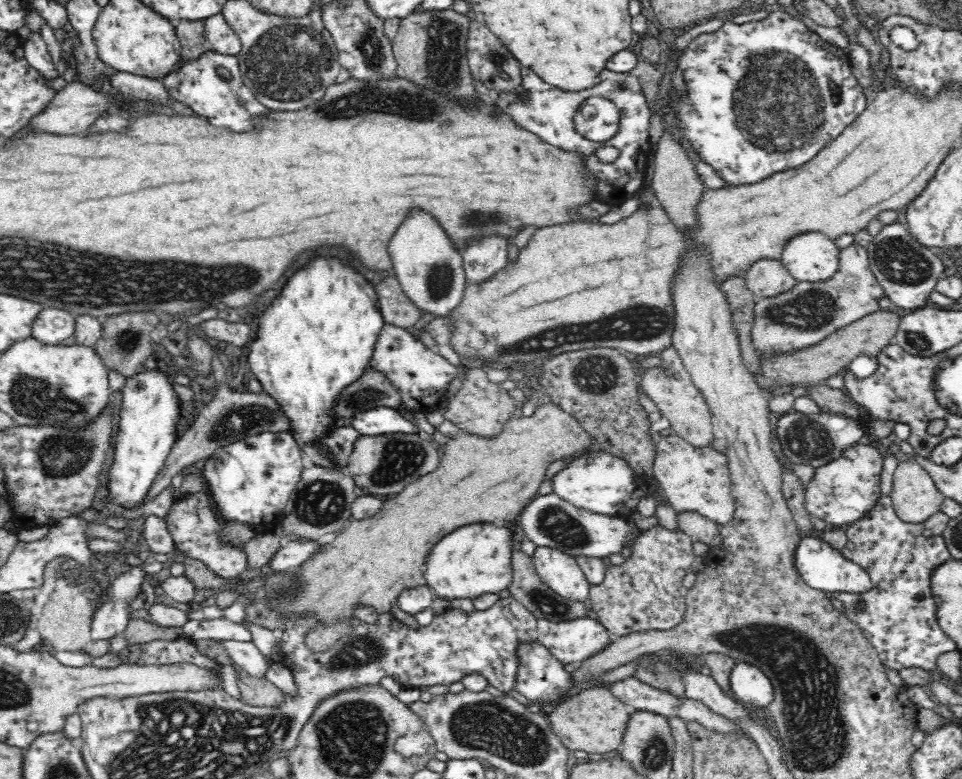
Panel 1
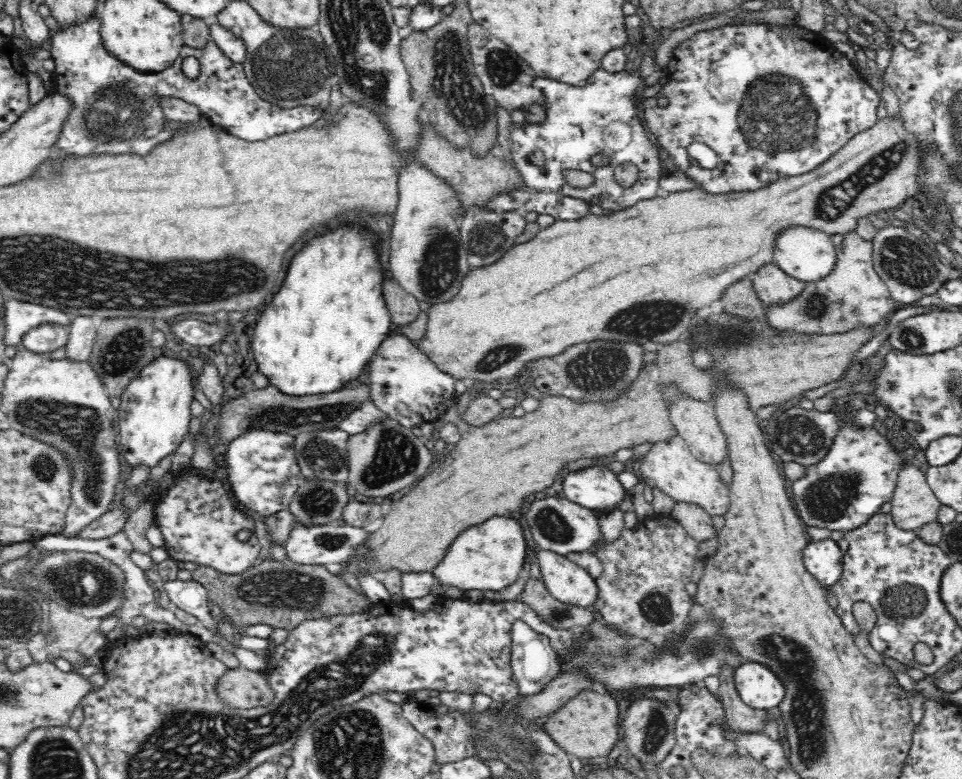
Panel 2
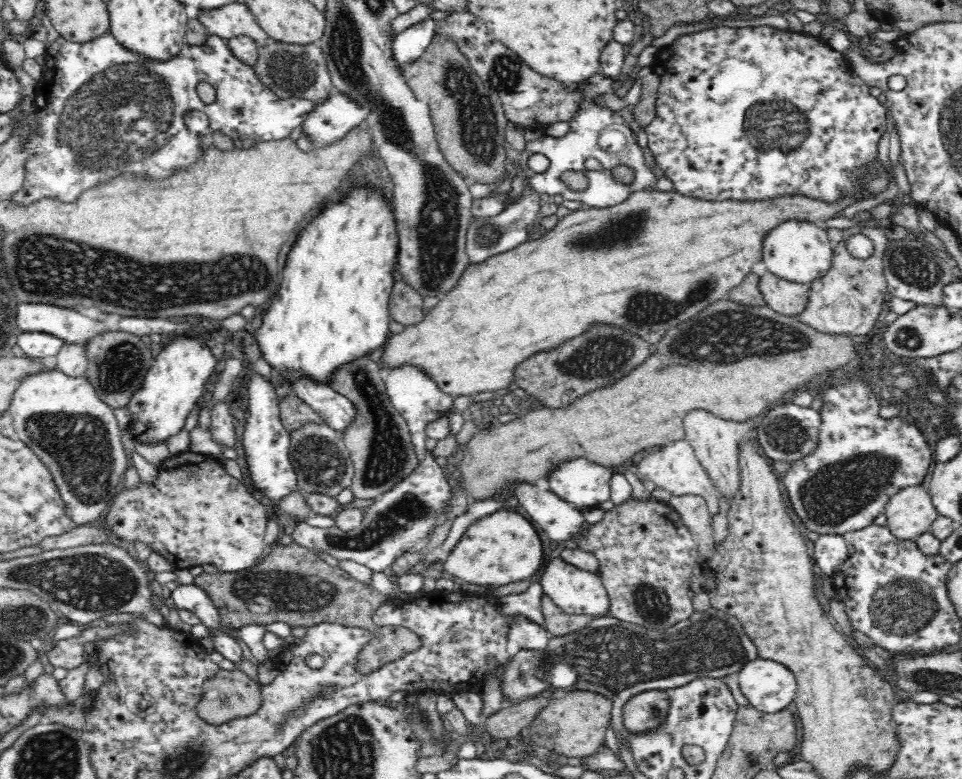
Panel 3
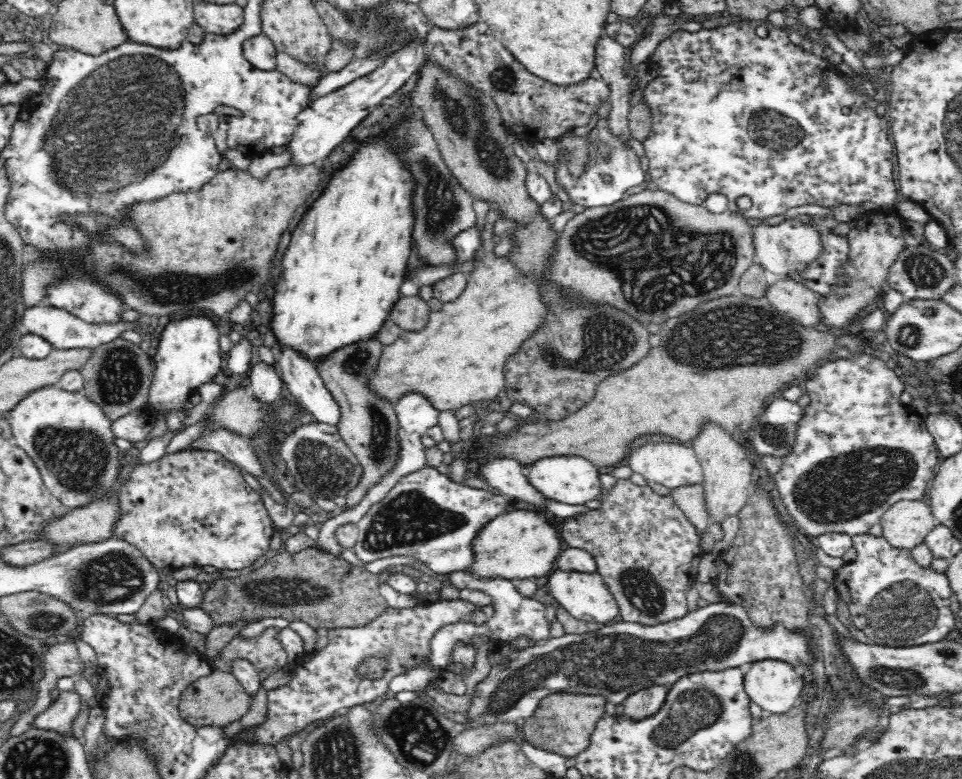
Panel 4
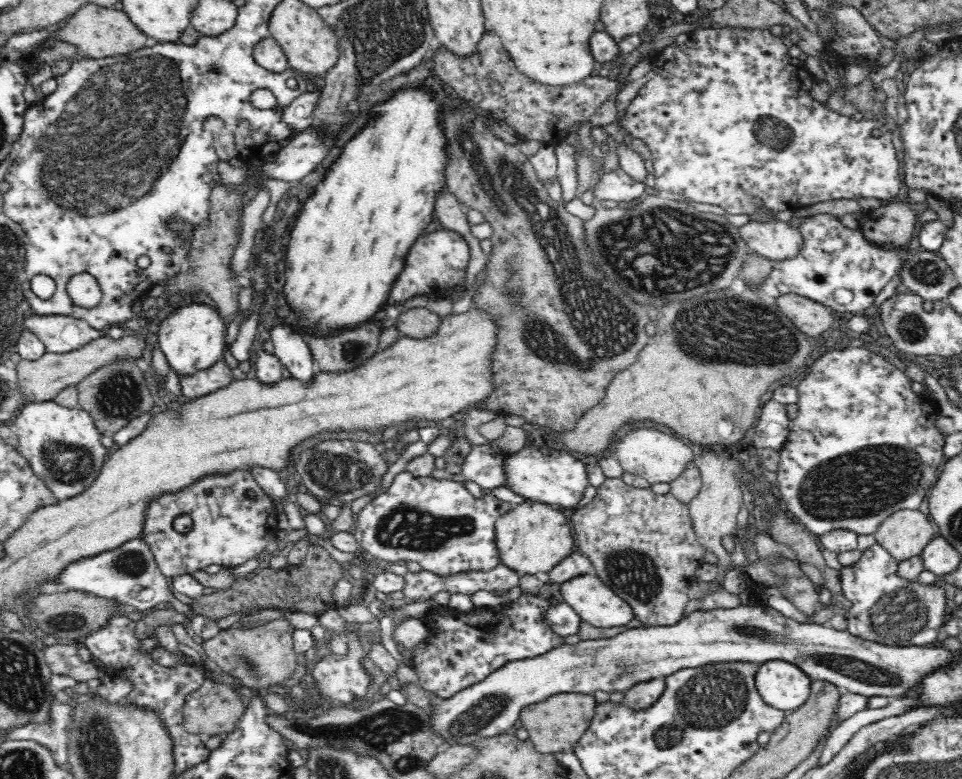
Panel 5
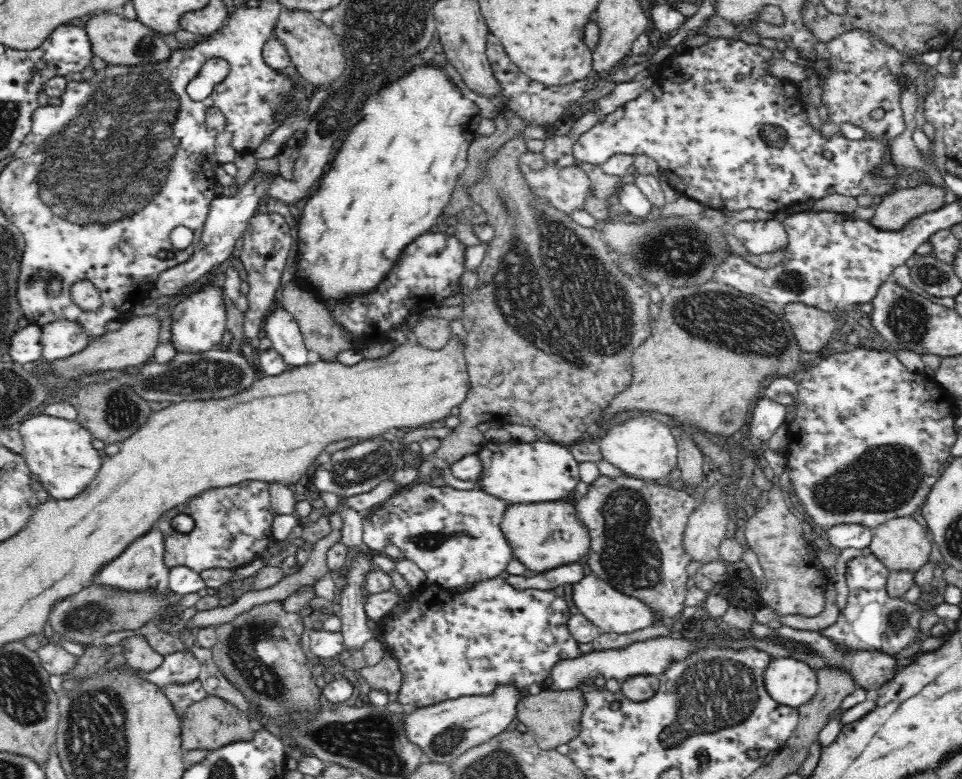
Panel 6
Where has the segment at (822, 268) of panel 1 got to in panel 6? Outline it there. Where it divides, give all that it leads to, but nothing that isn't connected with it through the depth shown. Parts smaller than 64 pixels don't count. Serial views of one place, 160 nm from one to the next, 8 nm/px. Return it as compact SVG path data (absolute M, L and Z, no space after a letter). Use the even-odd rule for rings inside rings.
M776 219L736 222L731 231L752 254L774 252L788 244L787 232Z

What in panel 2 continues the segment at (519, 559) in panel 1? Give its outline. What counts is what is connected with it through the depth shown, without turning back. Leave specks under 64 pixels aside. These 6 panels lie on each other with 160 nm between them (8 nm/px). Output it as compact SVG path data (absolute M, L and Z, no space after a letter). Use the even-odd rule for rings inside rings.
M531 578L518 599L538 613L542 621L558 630L574 630L594 622L597 613L563 604L549 594L544 583Z

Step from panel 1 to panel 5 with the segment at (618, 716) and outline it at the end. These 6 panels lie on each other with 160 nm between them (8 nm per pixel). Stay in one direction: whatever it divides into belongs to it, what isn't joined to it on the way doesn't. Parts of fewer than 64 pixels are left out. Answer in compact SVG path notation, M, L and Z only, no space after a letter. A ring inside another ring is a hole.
M560 693L522 708L518 723L528 730L529 739L538 752L560 754L563 750L571 750L572 746L582 738L582 734L590 726L596 704L593 695Z

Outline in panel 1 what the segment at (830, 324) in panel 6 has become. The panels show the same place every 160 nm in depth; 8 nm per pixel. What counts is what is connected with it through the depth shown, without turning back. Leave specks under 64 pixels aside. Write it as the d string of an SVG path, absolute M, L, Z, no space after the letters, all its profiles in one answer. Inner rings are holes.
M757 260L742 276L760 299L788 292L798 282L780 260Z

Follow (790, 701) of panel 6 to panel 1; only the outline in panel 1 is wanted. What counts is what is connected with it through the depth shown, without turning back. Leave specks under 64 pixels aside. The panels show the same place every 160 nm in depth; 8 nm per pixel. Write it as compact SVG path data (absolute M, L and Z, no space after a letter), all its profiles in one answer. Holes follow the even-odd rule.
M737 663L730 674L731 691L743 705L759 709L774 700L774 687L769 676L755 665Z

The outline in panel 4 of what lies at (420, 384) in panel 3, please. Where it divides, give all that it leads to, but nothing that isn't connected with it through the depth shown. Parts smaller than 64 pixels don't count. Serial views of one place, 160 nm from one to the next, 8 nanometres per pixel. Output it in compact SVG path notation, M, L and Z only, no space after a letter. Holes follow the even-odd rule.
M408 393L407 395L404 395L400 400L395 402L393 408L395 409L398 419L398 445L400 445L398 458L396 458L394 466L392 466L386 474L382 474L382 476L378 478L378 482L376 482L376 484L372 484L372 488L368 488L368 492L366 492L364 498L356 506L353 506L348 510L343 510L338 514L336 513L335 517L327 519L325 521L326 523L319 527L320 534L317 539L316 547L323 549L332 555L336 555L336 557L340 557L340 553L343 552L335 539L336 530L340 526L346 524L357 524L360 518L370 510L371 506L378 504L378 502L382 502L382 500L386 498L388 491L391 488L394 488L403 476L422 470L422 467L426 464L427 448L420 441L420 436L426 434L426 430L428 430L428 428L438 424L440 412L434 409L434 407L424 399L424 395L420 395L420 393Z

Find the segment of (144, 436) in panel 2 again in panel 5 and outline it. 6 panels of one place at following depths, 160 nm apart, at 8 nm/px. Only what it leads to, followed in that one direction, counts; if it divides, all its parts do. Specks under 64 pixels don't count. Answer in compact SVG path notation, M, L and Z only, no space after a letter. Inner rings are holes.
M202 299L190 304L182 304L166 315L153 340L157 342L157 346L160 346L169 365L179 376L194 374L212 366L222 356L228 356L228 344L225 341L227 329L223 319L212 303L204 303Z

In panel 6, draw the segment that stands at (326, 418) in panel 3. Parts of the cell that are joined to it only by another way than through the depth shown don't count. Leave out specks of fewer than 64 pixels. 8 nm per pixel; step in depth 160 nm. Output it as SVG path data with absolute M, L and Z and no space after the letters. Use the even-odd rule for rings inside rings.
M279 306L267 316L264 331L272 342L272 348L290 367L308 364L308 349L303 341L299 325L284 307Z

